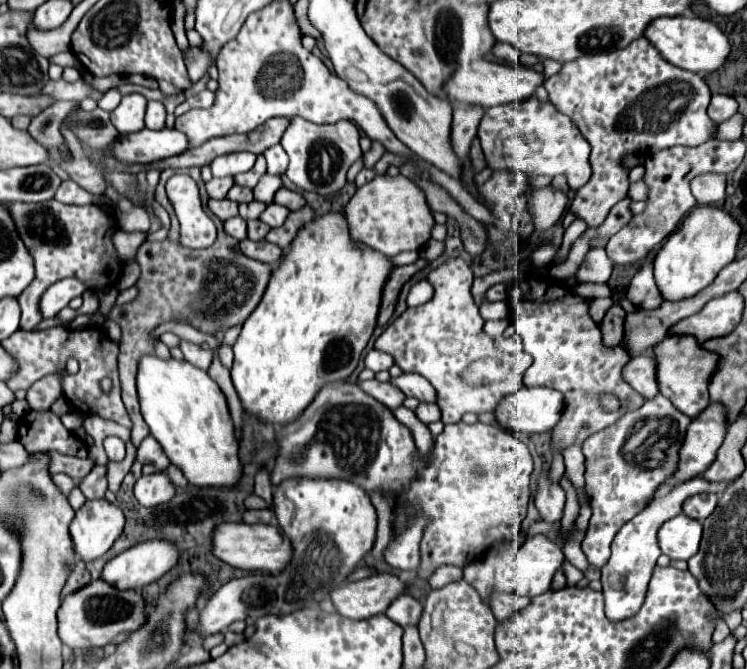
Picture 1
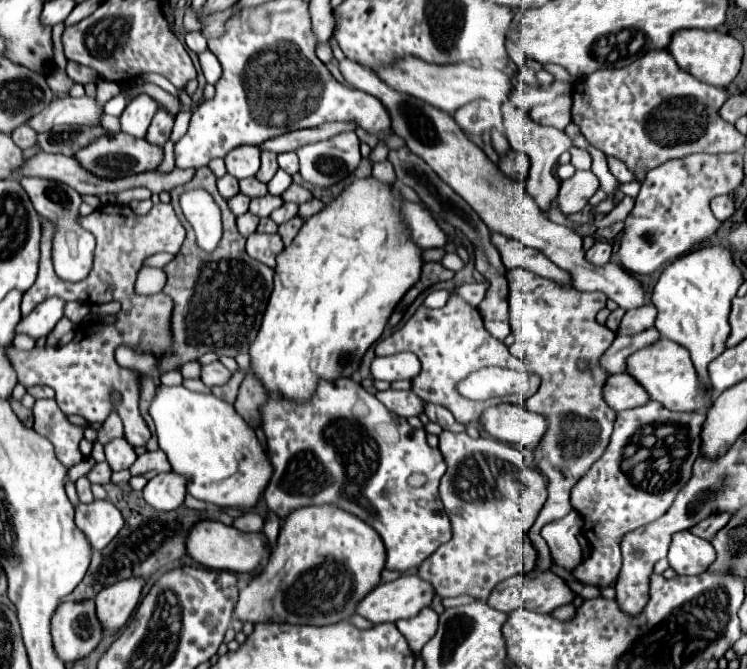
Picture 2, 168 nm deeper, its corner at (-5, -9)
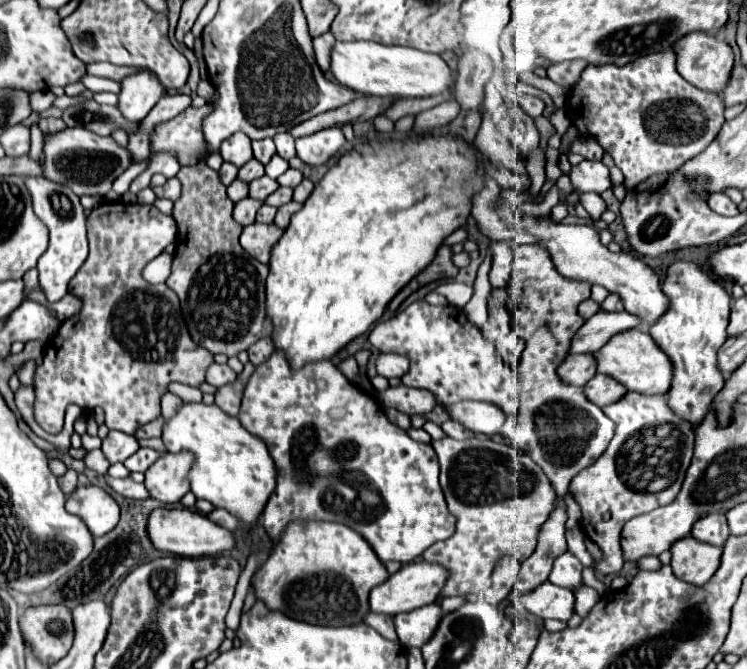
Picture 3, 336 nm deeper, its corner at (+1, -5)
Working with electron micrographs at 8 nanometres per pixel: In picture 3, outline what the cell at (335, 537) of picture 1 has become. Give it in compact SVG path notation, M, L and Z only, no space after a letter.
M296 521L288 525L288 529L282 533L278 547L274 547L264 567L254 575L252 587L256 591L256 597L262 599L268 609L282 611L284 615L304 623L342 627L342 625L356 625L364 621L364 617L370 611L368 605L370 589L382 585L384 579L388 577L390 573L386 571L382 561L376 557L372 547L364 541L364 537L360 537L354 529L348 529L346 525L338 525L338 523Z

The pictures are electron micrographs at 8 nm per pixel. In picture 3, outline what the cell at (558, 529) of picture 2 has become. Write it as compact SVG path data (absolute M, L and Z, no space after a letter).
M564 553L554 561L552 573L550 573L550 581L558 587L576 591L578 587L582 587L582 563L572 555L572 553Z

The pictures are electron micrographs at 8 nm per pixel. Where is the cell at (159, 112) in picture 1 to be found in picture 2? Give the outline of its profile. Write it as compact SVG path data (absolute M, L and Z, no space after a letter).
M158 111L148 127L148 133L146 133L146 139L154 145L164 145L168 139L170 139L170 133L172 133L172 125L174 125L174 117L166 111Z

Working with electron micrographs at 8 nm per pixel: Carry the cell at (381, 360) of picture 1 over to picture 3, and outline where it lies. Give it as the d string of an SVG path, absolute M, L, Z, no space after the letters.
M382 353L376 361L378 375L390 379L390 377L402 377L408 371L408 359L392 353Z

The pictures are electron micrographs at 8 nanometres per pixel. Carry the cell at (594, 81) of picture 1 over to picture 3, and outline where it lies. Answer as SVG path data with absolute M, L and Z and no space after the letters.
M666 49L664 53L652 53L632 61L624 67L618 65L588 65L582 73L578 87L568 99L568 115L572 123L592 137L614 157L614 163L624 173L624 187L630 189L654 175L674 173L688 159L702 153L718 135L724 123L724 101L716 93L696 89L676 71L676 53Z

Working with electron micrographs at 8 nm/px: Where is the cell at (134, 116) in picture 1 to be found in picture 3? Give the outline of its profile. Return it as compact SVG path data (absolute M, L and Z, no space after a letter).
M144 69L140 73L128 75L122 81L118 109L130 121L142 121L162 95L164 95L164 85L158 81L158 77L152 71Z

